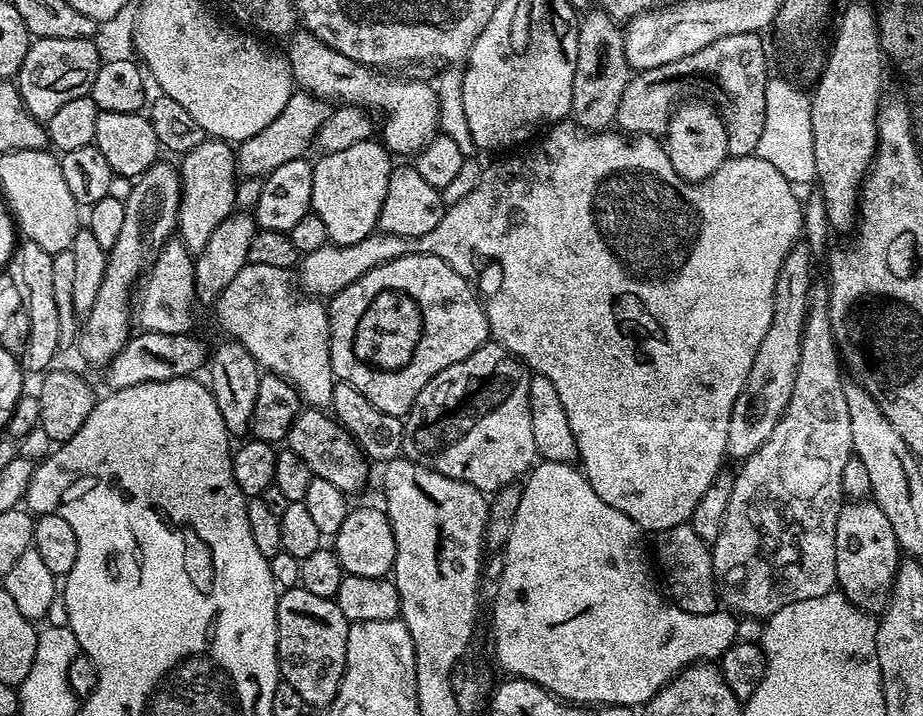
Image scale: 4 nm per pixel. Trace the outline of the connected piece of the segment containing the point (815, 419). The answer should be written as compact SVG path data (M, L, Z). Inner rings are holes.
M813 287L808 296L808 313L804 319L802 330L802 342L800 343L800 361L794 378L794 390L790 394L790 402L778 422L770 438L762 447L747 460L739 465L740 473L735 473L733 490L730 494L729 505L726 507L724 525L716 542L711 545L713 570L719 583L728 587L728 593L723 593L722 600L729 604L737 613L745 612L748 616L761 616L767 618L773 616L782 606L790 606L790 602L802 602L806 598L818 598L837 587L836 583L836 523L840 517L842 507L842 469L854 453L852 439L850 438L850 410L846 410L846 394L844 393L845 377L840 377L842 369L842 356L838 351L837 339L832 335L832 313L828 310L827 287Z

